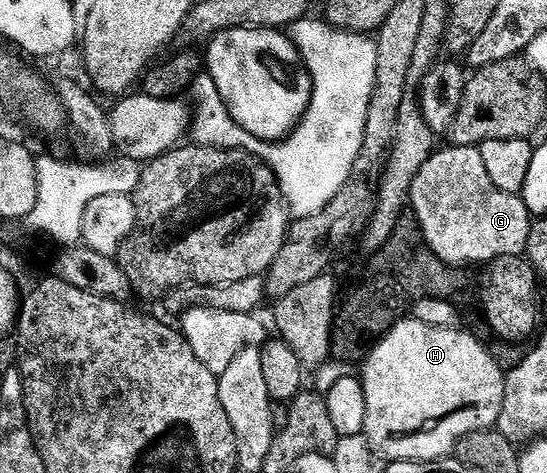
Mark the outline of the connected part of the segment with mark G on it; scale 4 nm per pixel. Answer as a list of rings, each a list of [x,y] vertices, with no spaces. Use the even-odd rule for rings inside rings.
[[[450,144],[448,148],[438,148],[433,156],[427,159],[427,163],[423,163],[409,192],[411,211],[421,224],[429,249],[435,251],[435,255],[439,255],[439,259],[443,259],[448,265],[462,267],[472,266],[472,261],[488,263],[500,257],[522,256],[529,247],[531,224],[531,214],[525,206],[525,200],[516,193],[499,191],[499,187],[491,183],[478,146]]]

